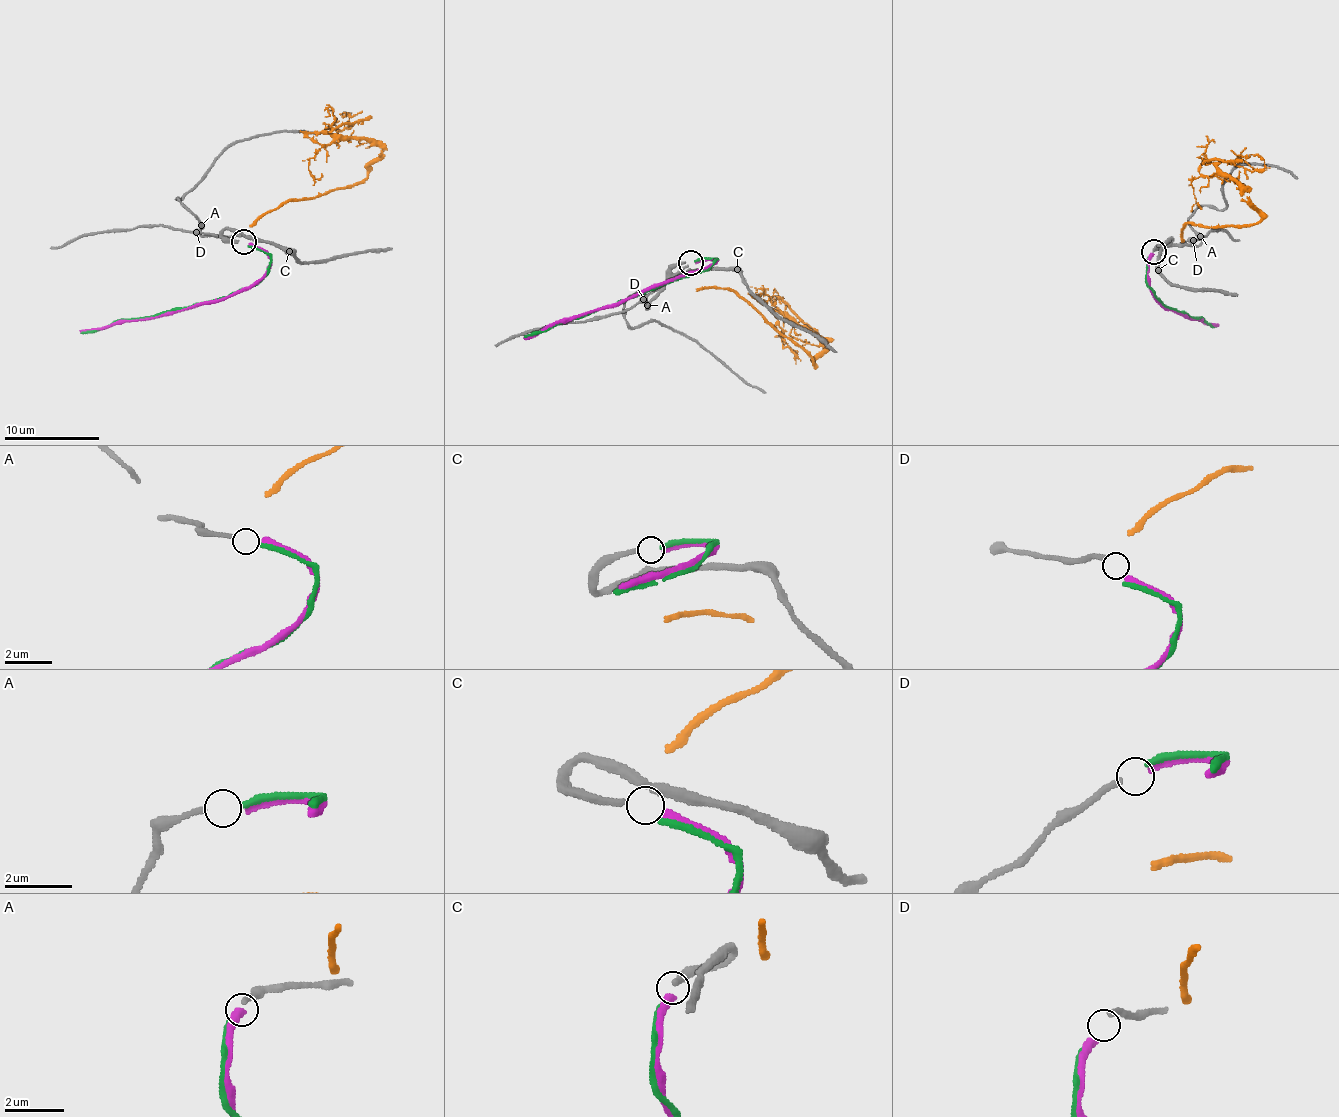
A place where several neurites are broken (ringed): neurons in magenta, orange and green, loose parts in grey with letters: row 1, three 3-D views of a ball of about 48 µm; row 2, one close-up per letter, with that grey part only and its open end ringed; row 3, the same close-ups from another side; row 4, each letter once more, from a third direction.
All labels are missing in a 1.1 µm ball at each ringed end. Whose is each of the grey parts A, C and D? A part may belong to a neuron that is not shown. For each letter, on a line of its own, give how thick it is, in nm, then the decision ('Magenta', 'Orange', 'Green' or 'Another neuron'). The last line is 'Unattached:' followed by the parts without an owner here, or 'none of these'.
A: Thickness 150 nm. Green
C: Thickness 200 nm. Magenta
D: Thickness 200 nm. Another neuron
Unattached: D

